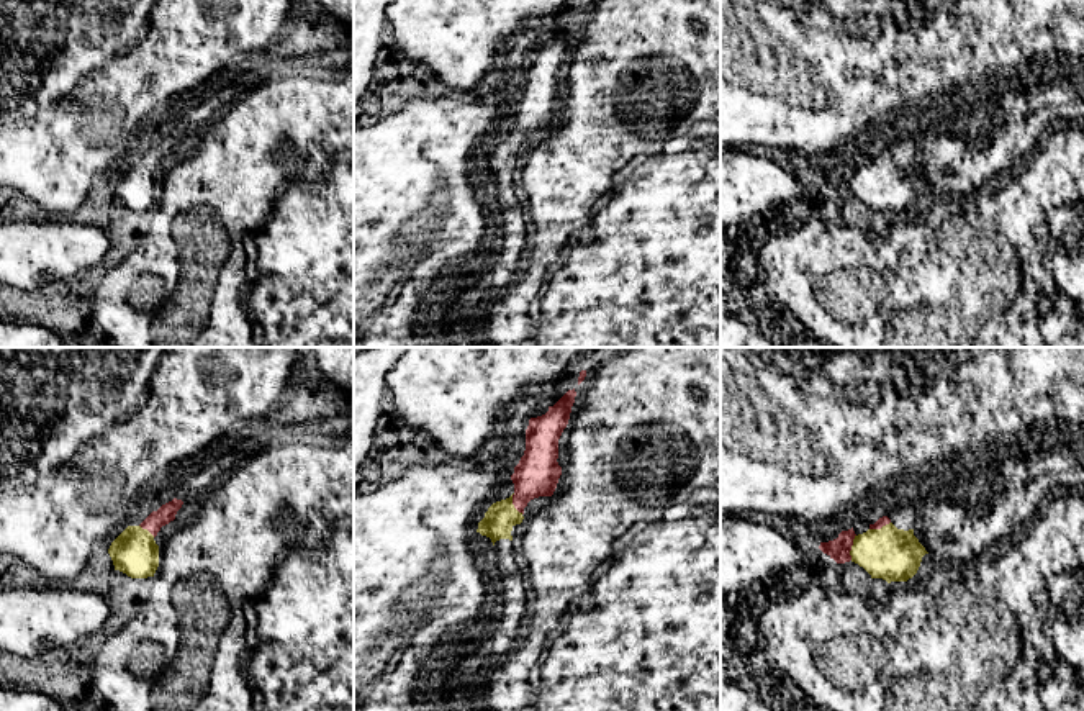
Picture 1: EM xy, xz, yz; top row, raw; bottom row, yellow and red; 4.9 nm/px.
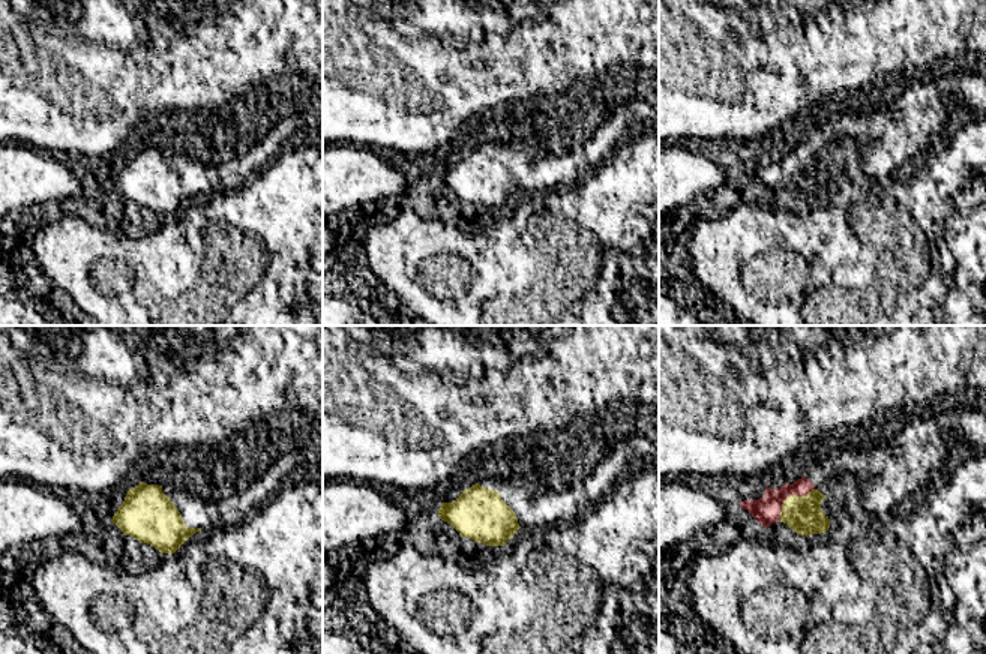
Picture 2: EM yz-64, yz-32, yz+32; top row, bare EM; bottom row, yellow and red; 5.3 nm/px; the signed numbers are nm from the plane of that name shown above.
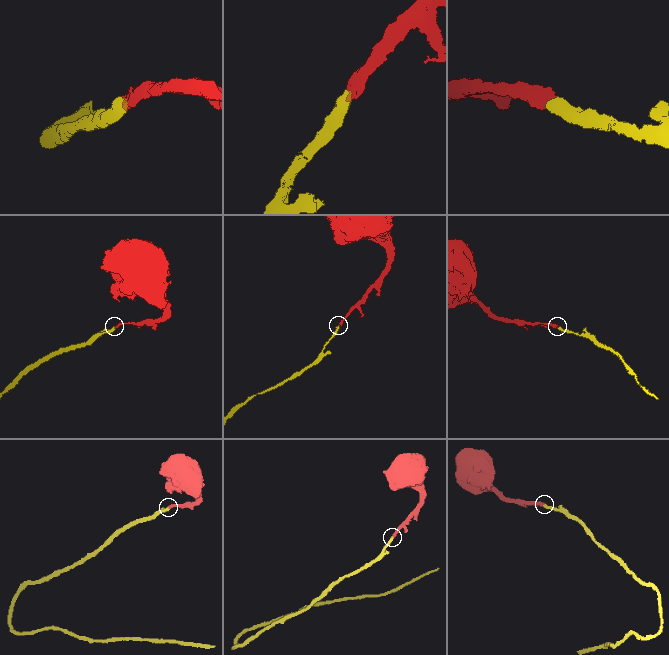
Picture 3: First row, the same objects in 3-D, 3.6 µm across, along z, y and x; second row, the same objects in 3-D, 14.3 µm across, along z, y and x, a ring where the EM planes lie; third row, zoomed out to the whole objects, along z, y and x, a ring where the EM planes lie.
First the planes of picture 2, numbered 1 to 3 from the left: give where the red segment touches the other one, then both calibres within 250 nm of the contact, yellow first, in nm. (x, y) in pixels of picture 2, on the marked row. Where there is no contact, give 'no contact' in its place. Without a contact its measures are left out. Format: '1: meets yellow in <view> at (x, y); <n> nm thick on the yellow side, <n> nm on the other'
1: no contact
2: no contact
3: meets yellow in yz+32 at (788, 497); 200 nm thick on the yellow side, 150 nm on the other

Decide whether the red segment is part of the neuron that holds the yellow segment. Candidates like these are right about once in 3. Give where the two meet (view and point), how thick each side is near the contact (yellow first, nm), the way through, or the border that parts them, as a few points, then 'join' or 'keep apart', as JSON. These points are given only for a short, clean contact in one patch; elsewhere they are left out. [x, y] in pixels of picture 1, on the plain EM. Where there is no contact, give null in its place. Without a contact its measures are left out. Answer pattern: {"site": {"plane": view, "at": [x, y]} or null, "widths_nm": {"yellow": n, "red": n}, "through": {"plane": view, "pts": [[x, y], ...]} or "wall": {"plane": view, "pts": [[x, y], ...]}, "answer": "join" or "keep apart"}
{"site": {"plane": "yz", "at": [852, 181]}, "widths_nm": {"yellow": 260, "red": 110}, "through": {"plane": "yz", "pts": [[893, 187], [852, 181], [839, 182]]}, "answer": "join"}

